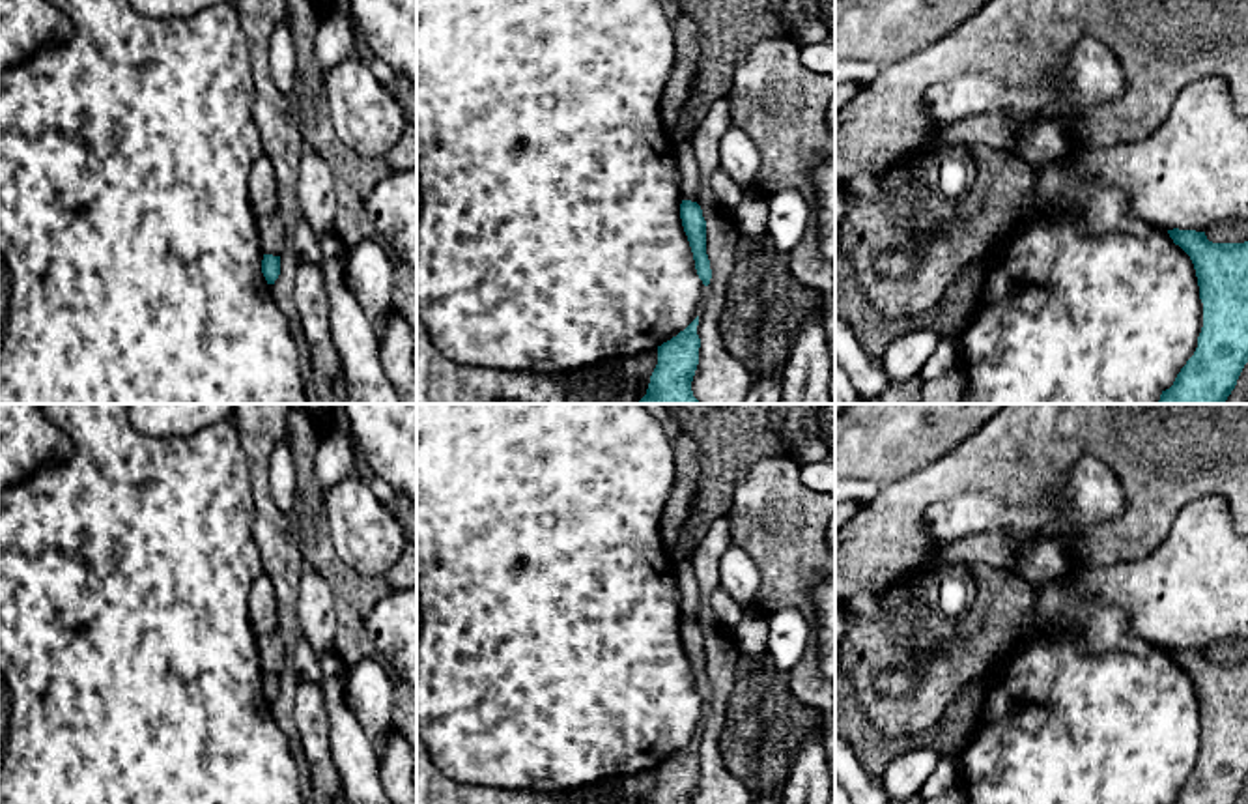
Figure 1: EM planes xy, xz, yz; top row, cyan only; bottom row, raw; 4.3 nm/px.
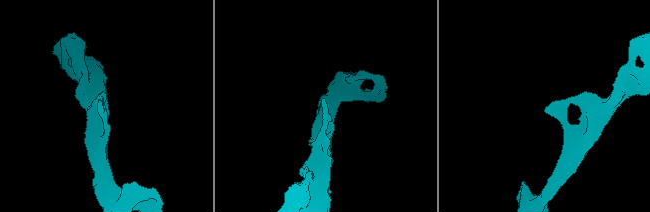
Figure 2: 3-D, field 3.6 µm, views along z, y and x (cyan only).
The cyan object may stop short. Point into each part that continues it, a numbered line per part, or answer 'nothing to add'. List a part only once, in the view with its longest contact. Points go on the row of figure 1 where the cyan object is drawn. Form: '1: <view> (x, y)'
nothing to add

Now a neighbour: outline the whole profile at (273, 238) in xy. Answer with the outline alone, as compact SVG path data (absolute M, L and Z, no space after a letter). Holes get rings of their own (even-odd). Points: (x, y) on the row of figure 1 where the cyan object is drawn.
M277 213L256 217L263 254L280 256L288 249L288 232Z

